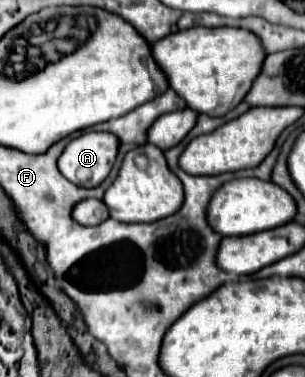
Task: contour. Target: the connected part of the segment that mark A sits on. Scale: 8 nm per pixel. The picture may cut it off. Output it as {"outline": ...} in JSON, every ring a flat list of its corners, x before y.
{"outline":[[107,131,75,137,59,157,59,171,79,187,97,187,109,175,119,153,119,139]]}

